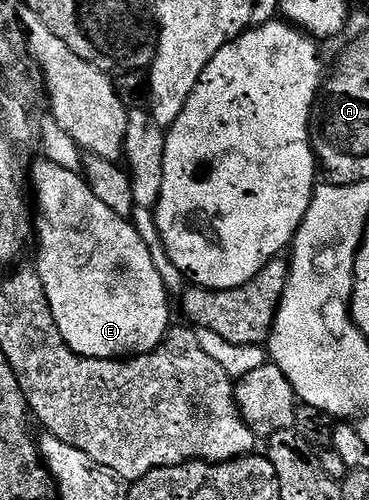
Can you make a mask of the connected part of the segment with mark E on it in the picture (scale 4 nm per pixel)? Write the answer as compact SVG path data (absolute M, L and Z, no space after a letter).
M39 159L30 165L30 189L36 192L36 213L40 218L34 221L34 241L36 237L36 257L34 262L36 273L42 279L42 287L46 299L50 303L50 311L54 315L54 323L62 335L66 344L75 351L79 357L93 357L99 361L110 361L113 359L124 359L129 355L139 355L154 351L167 335L172 321L172 309L168 306L168 289L164 286L164 277L160 274L160 269L156 266L156 261L152 258L152 253L148 250L148 245L144 242L144 237L131 224L129 218L114 215L110 207L105 207L103 203L90 191L87 181L80 173L66 171L66 167L58 167L58 163L47 159Z

